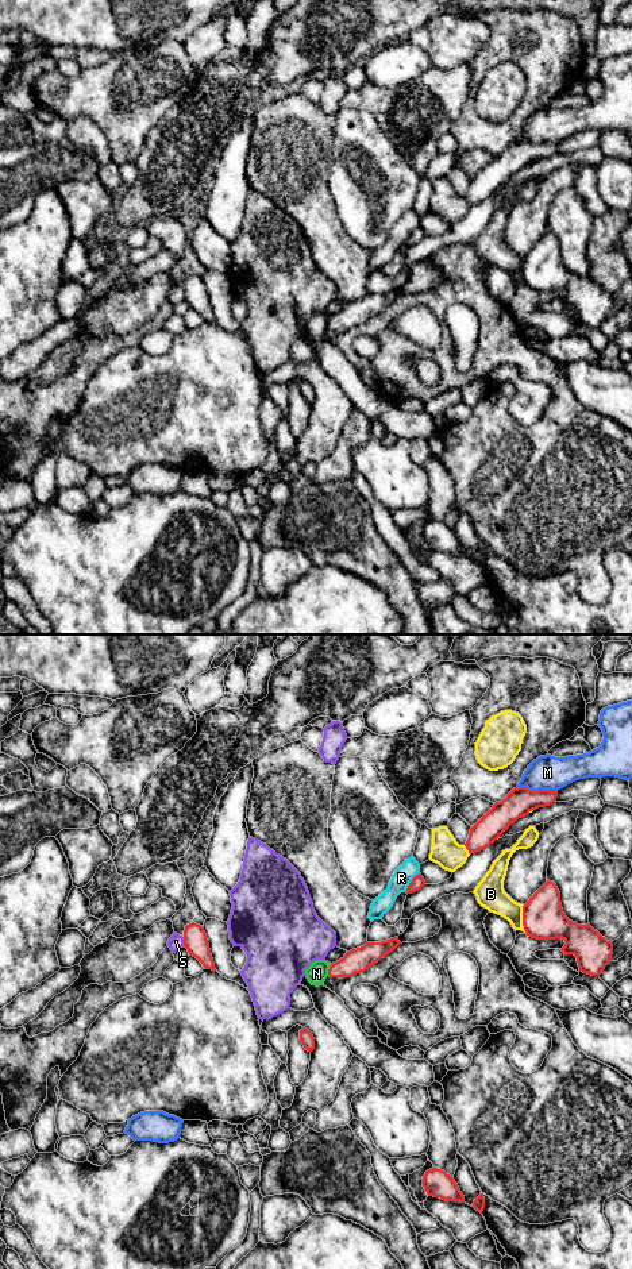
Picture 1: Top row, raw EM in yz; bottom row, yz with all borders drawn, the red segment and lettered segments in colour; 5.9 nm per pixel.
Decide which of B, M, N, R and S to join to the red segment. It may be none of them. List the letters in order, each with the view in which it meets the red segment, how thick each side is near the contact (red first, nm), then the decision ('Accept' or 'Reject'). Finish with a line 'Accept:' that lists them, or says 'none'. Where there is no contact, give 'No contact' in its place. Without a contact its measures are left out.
B: Touches red in yz. Thickness 260 nm (red) against 170 nm. Reject
M: Touches red in yz. Thickness 170 nm (red) against 200 nm. Reject
N: Touches red in yz. Thickness 150 nm (red) against 130 nm. Reject
R: Touches red in yz. Thickness 80 nm (red) against 120 nm. Reject
S: Touches red in yz. Thickness 140 nm (red) against 90 nm. Reject
Accept: none

